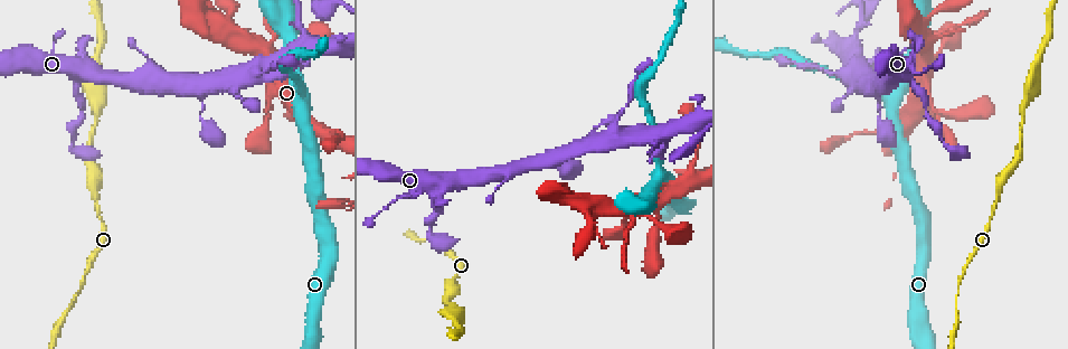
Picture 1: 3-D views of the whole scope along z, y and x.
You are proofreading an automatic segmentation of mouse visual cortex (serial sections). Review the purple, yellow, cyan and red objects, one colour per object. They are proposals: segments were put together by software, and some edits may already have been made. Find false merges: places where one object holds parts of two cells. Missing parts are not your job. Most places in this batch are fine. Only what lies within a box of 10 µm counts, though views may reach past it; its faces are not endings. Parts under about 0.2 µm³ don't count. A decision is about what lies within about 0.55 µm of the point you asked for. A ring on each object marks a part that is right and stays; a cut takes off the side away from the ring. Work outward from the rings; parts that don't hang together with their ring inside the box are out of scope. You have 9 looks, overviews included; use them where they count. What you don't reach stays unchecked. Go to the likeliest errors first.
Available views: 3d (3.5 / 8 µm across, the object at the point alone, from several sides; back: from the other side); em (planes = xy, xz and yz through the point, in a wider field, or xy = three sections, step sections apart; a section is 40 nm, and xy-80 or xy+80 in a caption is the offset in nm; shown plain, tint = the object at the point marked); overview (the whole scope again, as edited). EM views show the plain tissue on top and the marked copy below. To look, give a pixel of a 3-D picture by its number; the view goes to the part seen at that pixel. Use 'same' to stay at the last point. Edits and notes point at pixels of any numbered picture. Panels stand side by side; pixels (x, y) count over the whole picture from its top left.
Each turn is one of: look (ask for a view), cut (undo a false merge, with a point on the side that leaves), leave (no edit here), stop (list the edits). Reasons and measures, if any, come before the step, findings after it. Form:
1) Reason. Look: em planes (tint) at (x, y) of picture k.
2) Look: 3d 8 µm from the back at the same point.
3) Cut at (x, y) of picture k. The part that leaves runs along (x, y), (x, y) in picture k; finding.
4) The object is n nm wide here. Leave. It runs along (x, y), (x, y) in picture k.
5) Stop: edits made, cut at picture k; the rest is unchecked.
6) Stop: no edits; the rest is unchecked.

Thick turns thin. Look: 3d 8 µm at (645, 215) of picture 1.

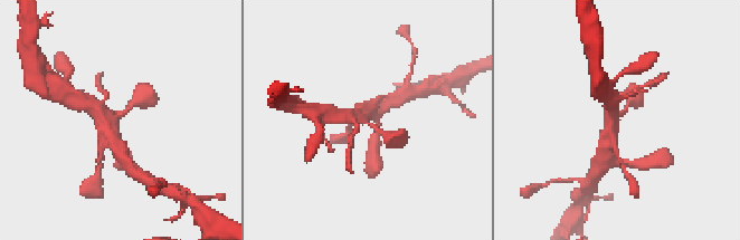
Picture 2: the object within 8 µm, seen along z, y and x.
Need the tissue. Look: em planes (tint) at the same point.

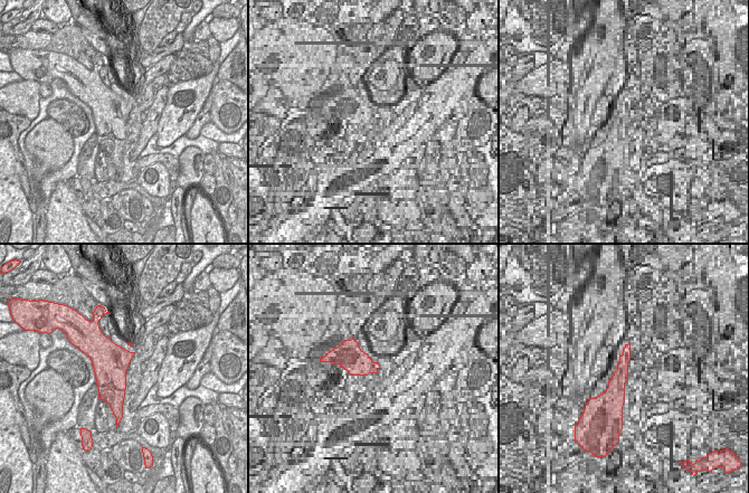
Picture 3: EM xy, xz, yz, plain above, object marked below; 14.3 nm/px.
Leave. It runs along (113, 138), (105, 123), (142, 99) in picture 2; all the same cell.

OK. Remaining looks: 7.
Calibre changes. Look: 3d 3.5 µm at (581, 205) of picture 1.

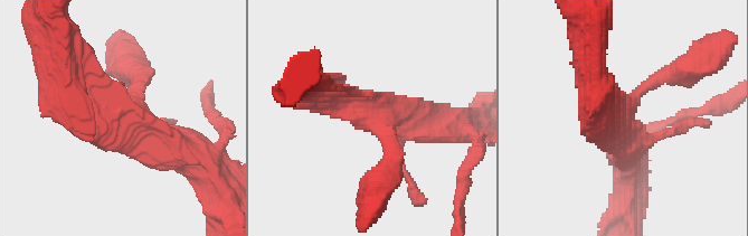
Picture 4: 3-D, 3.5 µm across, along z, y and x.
Now the EM. Look: em xy step 1 (tint) at (127, 115) of picture 4.

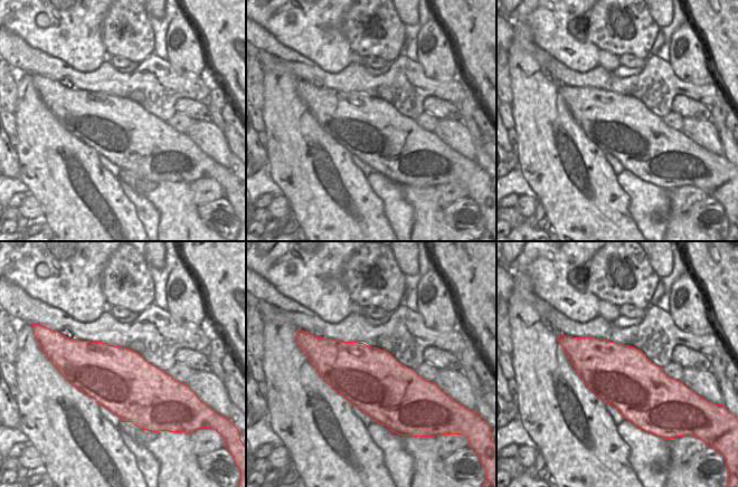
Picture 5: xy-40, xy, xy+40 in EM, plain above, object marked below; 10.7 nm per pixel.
Leave. It runs along (185, 156), (67, 86) in picture 4; all the same cell.

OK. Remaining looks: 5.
Thin arm on a thick one. Look: 3d 3.5 µm at (666, 130) of picture 1.

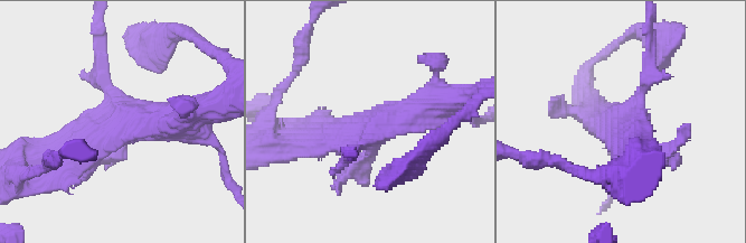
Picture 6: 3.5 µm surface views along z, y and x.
Look: em xy step 5 (tint) at (119, 128) of picture 6.

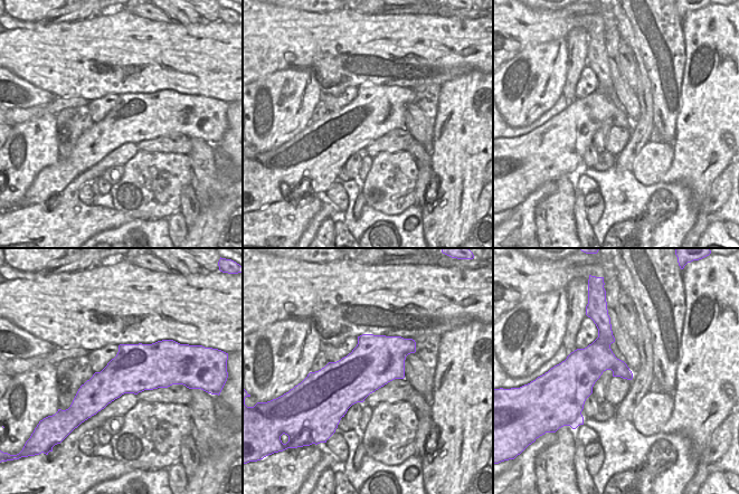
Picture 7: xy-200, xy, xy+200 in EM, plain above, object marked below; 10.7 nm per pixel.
The object is 550 nm wide here. Leave. It runs along (54, 159), (183, 119) in picture 6; one cell here.

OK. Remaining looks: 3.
Narrows sharply. Look: 3d 8 µm at (80, 293) of picture 1.

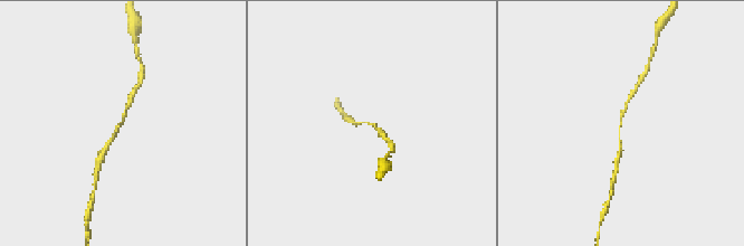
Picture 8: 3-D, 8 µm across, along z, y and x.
Look: 3d 3.5 µm at the same point.

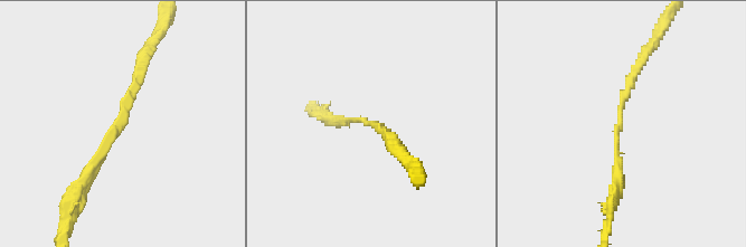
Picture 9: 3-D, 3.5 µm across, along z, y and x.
The arms are 150, 150 nm wide; shape alone is not enough. Look: em planes (tint) at (368, 124) of picture 9.

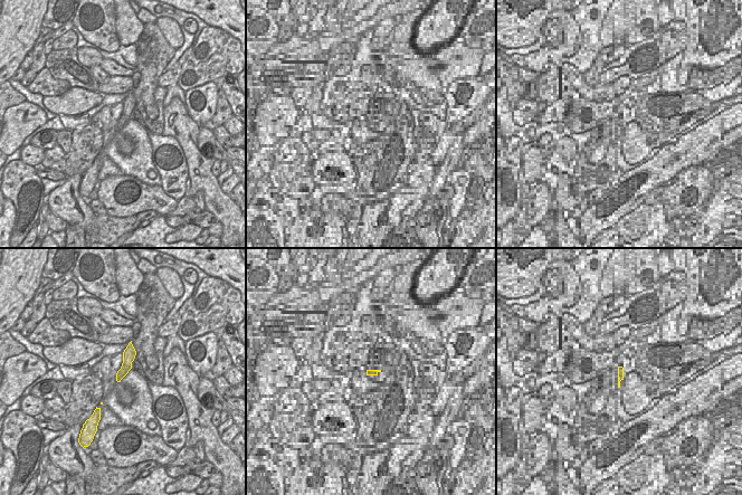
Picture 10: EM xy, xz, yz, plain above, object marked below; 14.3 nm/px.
Leave. All the same cell.

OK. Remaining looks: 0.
Stop: no edits; the rest is unchecked.

